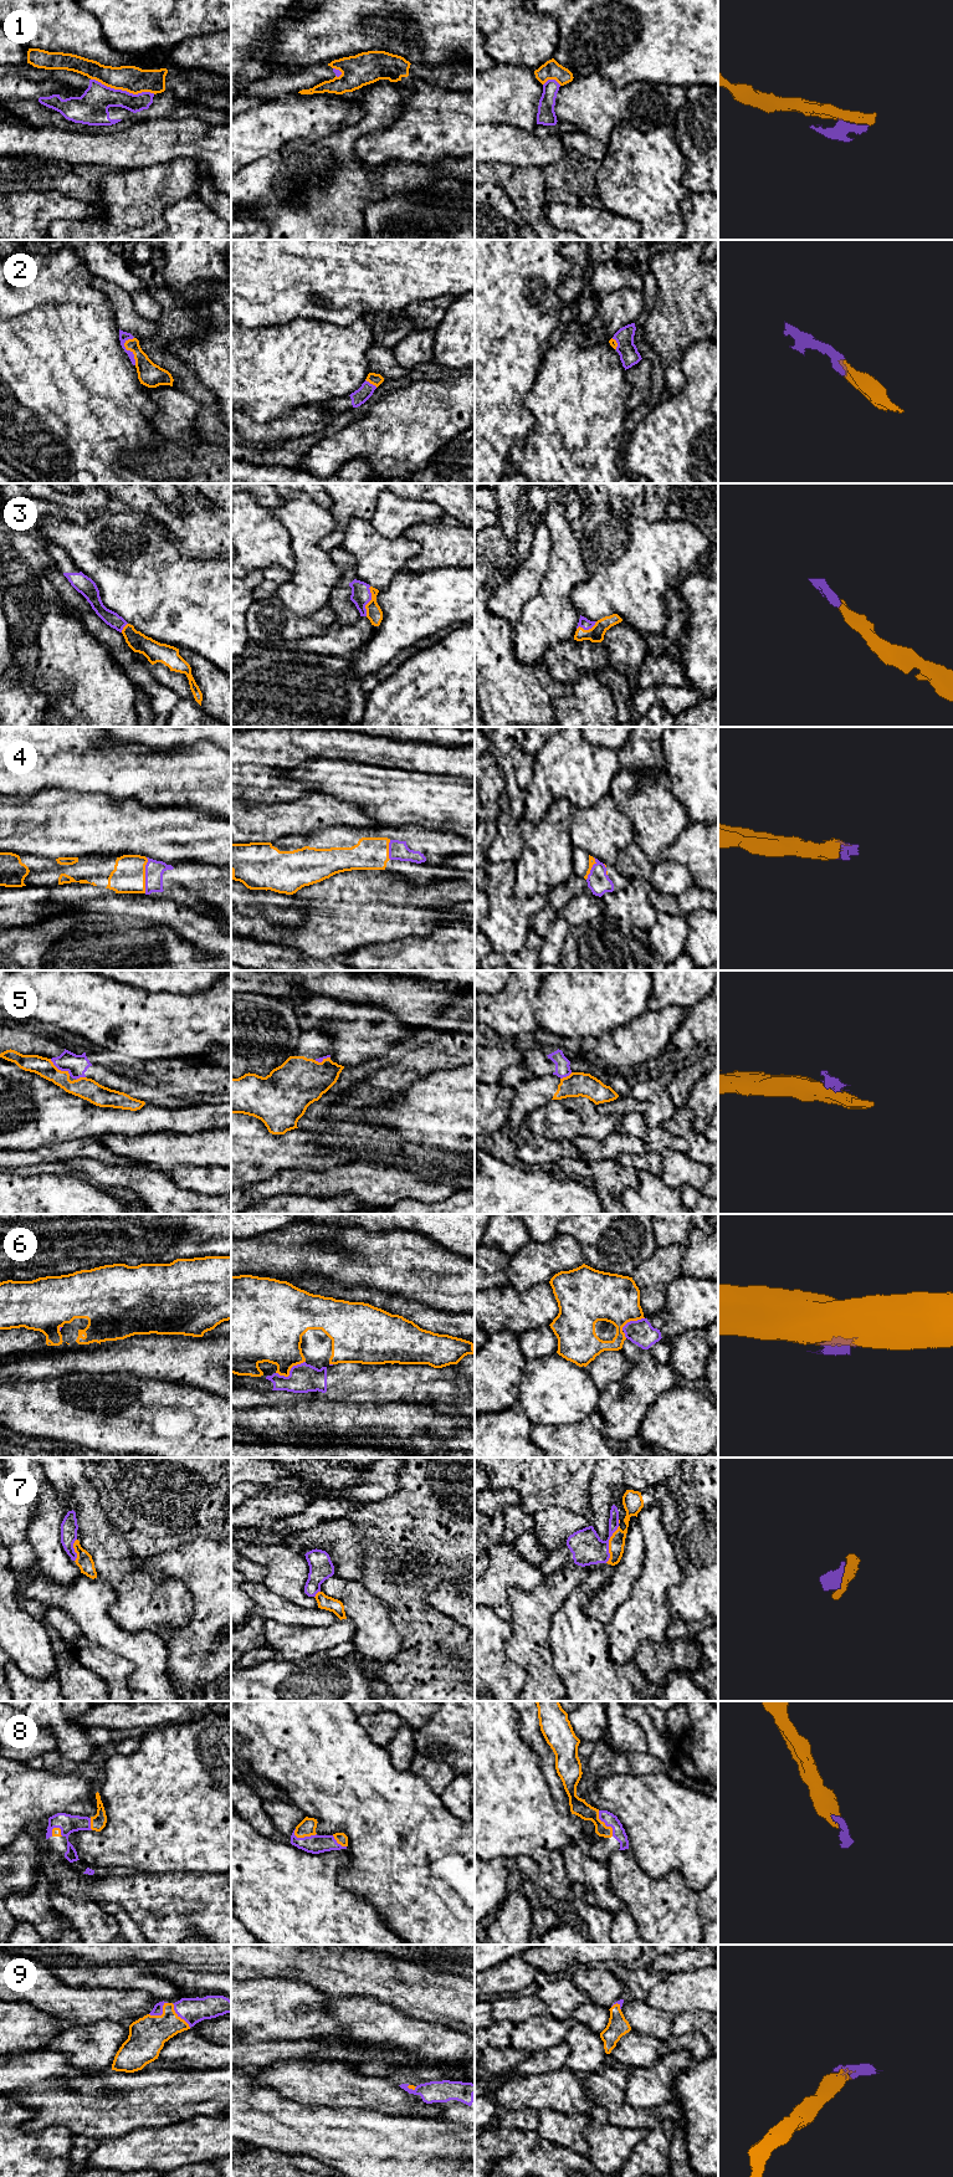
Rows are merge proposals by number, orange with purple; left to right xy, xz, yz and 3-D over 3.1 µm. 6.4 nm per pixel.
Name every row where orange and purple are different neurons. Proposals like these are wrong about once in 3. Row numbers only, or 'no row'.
1, 5, 6

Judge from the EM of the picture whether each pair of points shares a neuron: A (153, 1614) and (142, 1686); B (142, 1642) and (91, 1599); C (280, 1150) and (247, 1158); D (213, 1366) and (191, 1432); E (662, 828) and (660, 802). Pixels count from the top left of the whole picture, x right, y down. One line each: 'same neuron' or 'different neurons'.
A: different neurons
B: same neuron
C: same neuron
D: different neurons
E: same neuron

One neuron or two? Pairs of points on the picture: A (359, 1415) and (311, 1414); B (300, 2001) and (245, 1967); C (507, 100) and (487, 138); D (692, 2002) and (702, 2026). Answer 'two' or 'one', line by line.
A: one
B: two
C: two
D: two

